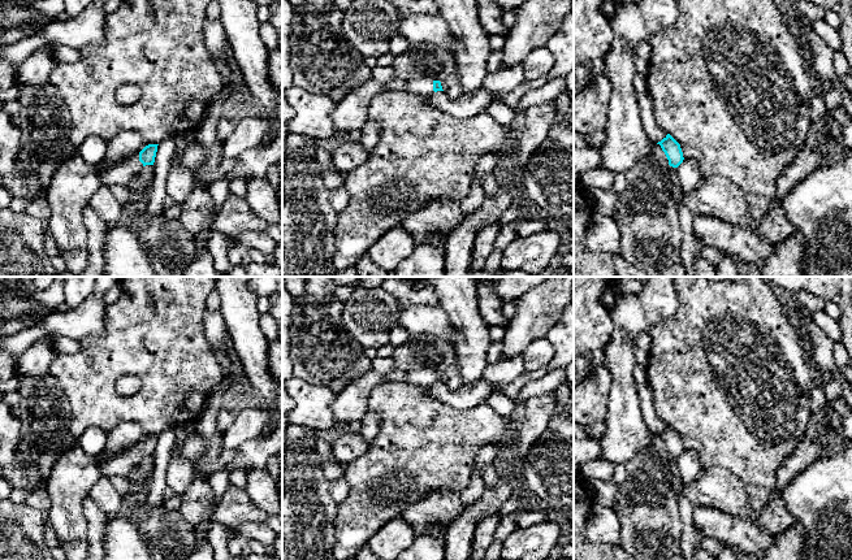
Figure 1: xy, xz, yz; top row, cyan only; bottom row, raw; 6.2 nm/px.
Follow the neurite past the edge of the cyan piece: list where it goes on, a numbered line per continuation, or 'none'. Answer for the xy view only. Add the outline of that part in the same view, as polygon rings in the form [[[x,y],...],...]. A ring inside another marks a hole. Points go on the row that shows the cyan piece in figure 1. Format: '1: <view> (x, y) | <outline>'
1: xy (120, 174) | [[[139,153],[133,155],[130,159],[113,165],[100,174],[103,185],[127,186],[133,177],[142,169],[143,164],[139,161]]]

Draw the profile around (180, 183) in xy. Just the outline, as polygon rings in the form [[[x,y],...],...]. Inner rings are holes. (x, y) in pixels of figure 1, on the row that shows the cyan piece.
[[[172,162],[166,178],[168,200],[182,204],[193,192],[195,183],[193,170],[181,162]]]

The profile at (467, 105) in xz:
[[[485,88],[473,94],[462,94],[455,100],[449,99],[445,91],[432,92],[427,97],[436,109],[462,120],[486,112],[490,104],[501,101]]]

